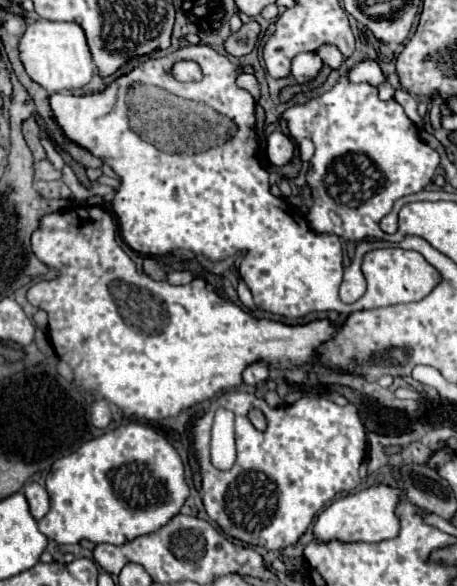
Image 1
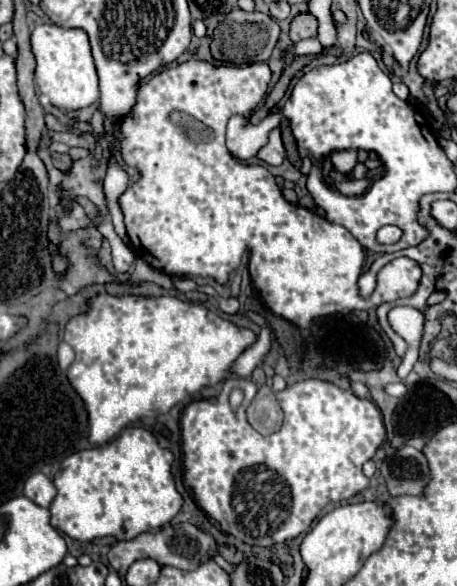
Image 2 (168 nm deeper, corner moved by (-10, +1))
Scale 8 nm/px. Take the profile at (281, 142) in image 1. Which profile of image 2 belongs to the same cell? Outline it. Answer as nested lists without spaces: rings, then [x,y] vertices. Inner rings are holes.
[[[272,129],[268,135],[268,143],[258,151],[258,159],[268,163],[268,165],[282,165],[284,161],[284,145],[282,145],[282,137],[280,137],[280,129]]]

